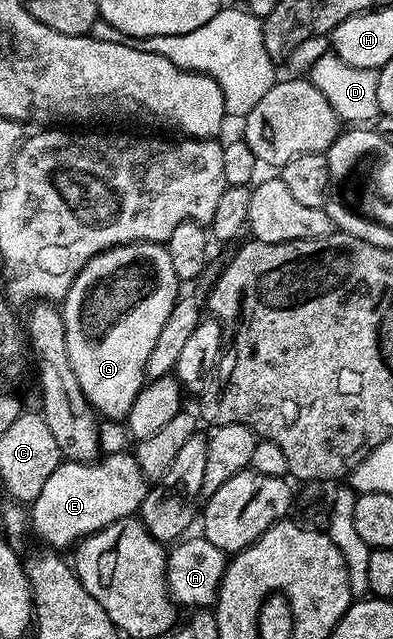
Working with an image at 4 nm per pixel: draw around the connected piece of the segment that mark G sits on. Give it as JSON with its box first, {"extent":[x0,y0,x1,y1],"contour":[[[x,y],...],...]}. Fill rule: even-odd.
{"extent":[62,242,178,421],"contour":[[[137,242],[123,244],[118,248],[107,248],[106,251],[90,258],[86,266],[82,266],[80,273],[74,278],[70,290],[64,295],[62,301],[66,354],[74,370],[74,378],[78,378],[78,386],[82,386],[84,396],[101,417],[109,416],[112,420],[123,421],[127,417],[130,406],[134,406],[134,398],[146,383],[144,371],[146,362],[150,358],[150,350],[154,350],[154,342],[158,342],[158,334],[162,332],[162,326],[166,326],[166,318],[170,318],[174,310],[177,295],[178,281],[174,274],[174,266],[170,266],[170,254],[164,244]],[[140,258],[154,260],[154,264],[160,266],[160,286],[154,292],[154,296],[142,302],[132,316],[130,314],[126,316],[124,324],[120,322],[102,340],[80,340],[78,328],[76,328],[78,298],[96,278],[112,272],[116,266],[124,266],[126,262],[140,260]]]}

